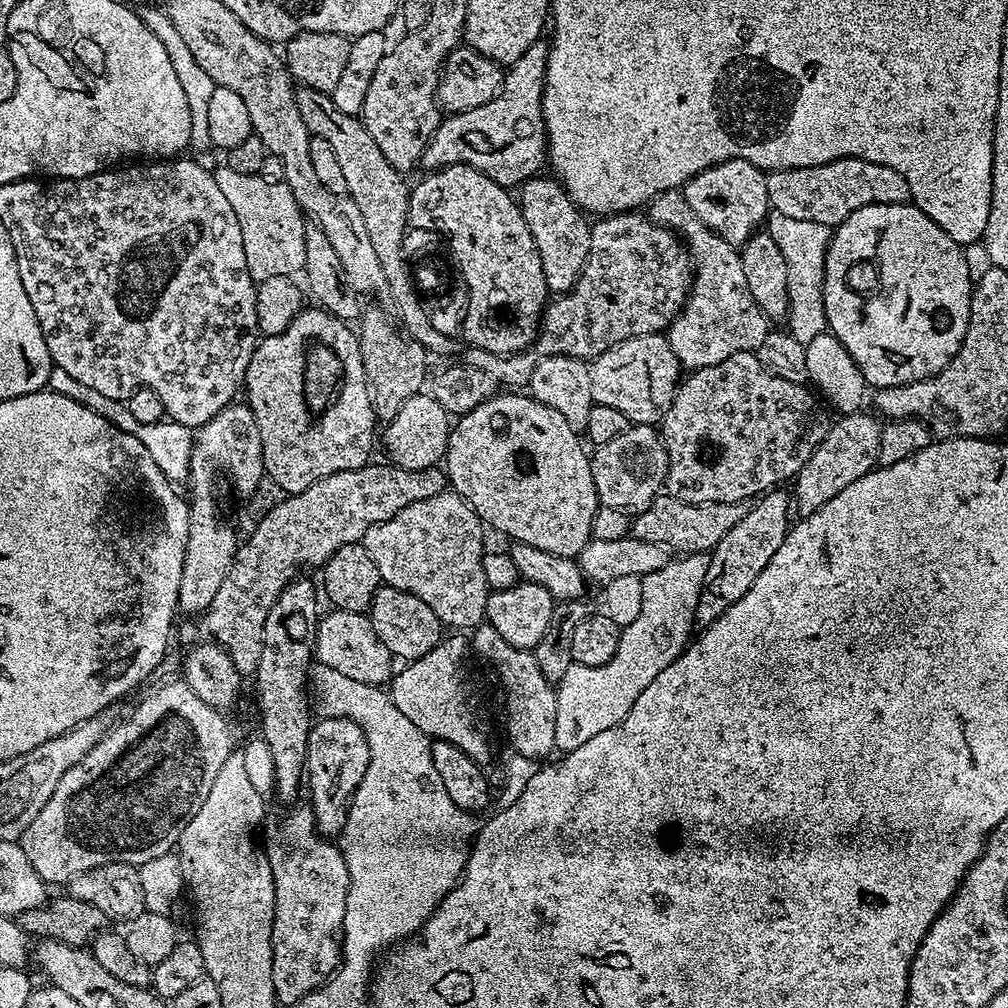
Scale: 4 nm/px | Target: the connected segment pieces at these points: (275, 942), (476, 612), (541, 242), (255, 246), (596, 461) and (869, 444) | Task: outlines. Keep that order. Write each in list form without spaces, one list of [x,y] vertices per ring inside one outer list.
[[[311,807],[292,808],[277,824],[272,824],[268,829],[265,827],[264,840],[262,836],[262,854],[268,860],[270,874],[274,878],[274,922],[272,923],[272,977],[274,978],[274,990],[276,991],[277,1001],[281,1005],[290,1006],[298,1002],[306,994],[310,994],[321,984],[325,983],[335,973],[336,967],[340,965],[340,950],[342,947],[342,933],[344,931],[344,915],[346,914],[346,894],[350,886],[348,877],[348,867],[344,861],[344,853],[339,847],[336,848],[329,837],[324,836],[316,828],[316,819]]]
[[[445,490],[434,494],[434,498],[414,502],[406,506],[406,510],[394,514],[394,518],[368,528],[362,543],[374,566],[378,566],[378,574],[387,587],[414,594],[414,598],[422,598],[422,602],[426,602],[426,606],[438,614],[441,625],[448,627],[449,624],[452,627],[449,629],[475,630],[485,623],[490,591],[486,570],[482,570],[486,551],[484,532],[486,528],[479,514],[458,493]]]
[[[537,174],[519,185],[518,203],[520,212],[526,218],[526,226],[534,238],[534,246],[538,246],[538,258],[542,258],[542,274],[546,274],[549,293],[571,292],[590,254],[592,224],[589,217],[576,207],[559,180],[555,178],[547,180],[544,174]]]
[[[220,166],[214,172],[218,190],[226,194],[226,202],[242,226],[242,242],[246,246],[246,266],[253,280],[259,282],[275,276],[295,277],[303,269],[306,258],[304,245],[305,213],[301,212],[294,194],[287,184],[263,180],[263,175],[237,174],[227,166]]]
[[[648,424],[631,425],[611,442],[599,445],[590,456],[597,503],[637,516],[649,509],[668,479],[669,456],[661,433]]]
[[[861,410],[841,415],[837,419],[837,424],[835,421],[829,427],[826,438],[818,446],[818,450],[814,450],[806,466],[802,466],[802,470],[795,476],[794,508],[795,511],[796,508],[800,511],[801,517],[817,512],[832,498],[842,494],[842,490],[846,490],[850,482],[858,482],[858,478],[862,478],[879,465],[878,450],[882,447],[883,427],[881,421],[871,411],[869,412]]]

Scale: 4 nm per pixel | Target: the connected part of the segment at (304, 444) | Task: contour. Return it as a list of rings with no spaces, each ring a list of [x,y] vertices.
[[[319,306],[305,307],[298,315],[286,326],[284,332],[279,332],[273,336],[264,336],[257,343],[254,354],[250,358],[250,366],[248,373],[244,376],[244,384],[246,392],[248,388],[248,397],[246,403],[252,409],[254,418],[258,422],[258,434],[262,438],[262,454],[264,455],[264,471],[267,479],[273,480],[278,487],[281,488],[281,493],[291,494],[306,490],[306,486],[310,486],[314,482],[318,482],[322,478],[326,478],[335,472],[342,470],[354,470],[360,468],[363,464],[369,463],[372,452],[372,435],[377,435],[378,421],[372,403],[370,402],[370,394],[366,386],[366,374],[362,370],[362,354],[360,353],[360,341],[357,333],[352,332],[345,321],[340,320],[336,316],[331,316],[330,313],[324,311]]]

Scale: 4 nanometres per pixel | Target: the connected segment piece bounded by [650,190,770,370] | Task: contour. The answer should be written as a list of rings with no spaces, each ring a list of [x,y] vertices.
[[[683,191],[663,192],[650,205],[650,219],[663,228],[671,228],[677,234],[688,235],[691,251],[696,251],[694,260],[694,283],[688,293],[684,310],[668,325],[666,335],[681,369],[695,370],[714,366],[739,352],[755,352],[770,331],[770,321],[764,311],[754,302],[746,274],[742,270],[740,252],[718,233],[706,227],[698,229],[694,210],[686,202]]]

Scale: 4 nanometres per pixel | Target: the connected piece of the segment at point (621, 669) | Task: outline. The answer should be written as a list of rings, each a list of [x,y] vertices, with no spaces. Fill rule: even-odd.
[[[694,552],[673,559],[662,570],[643,577],[642,614],[621,631],[614,658],[598,668],[581,664],[569,666],[556,688],[558,722],[554,724],[554,738],[557,749],[573,752],[582,742],[590,742],[594,734],[621,724],[634,702],[638,702],[638,694],[642,694],[670,662],[679,658],[693,635],[698,598],[709,566],[709,553]]]

